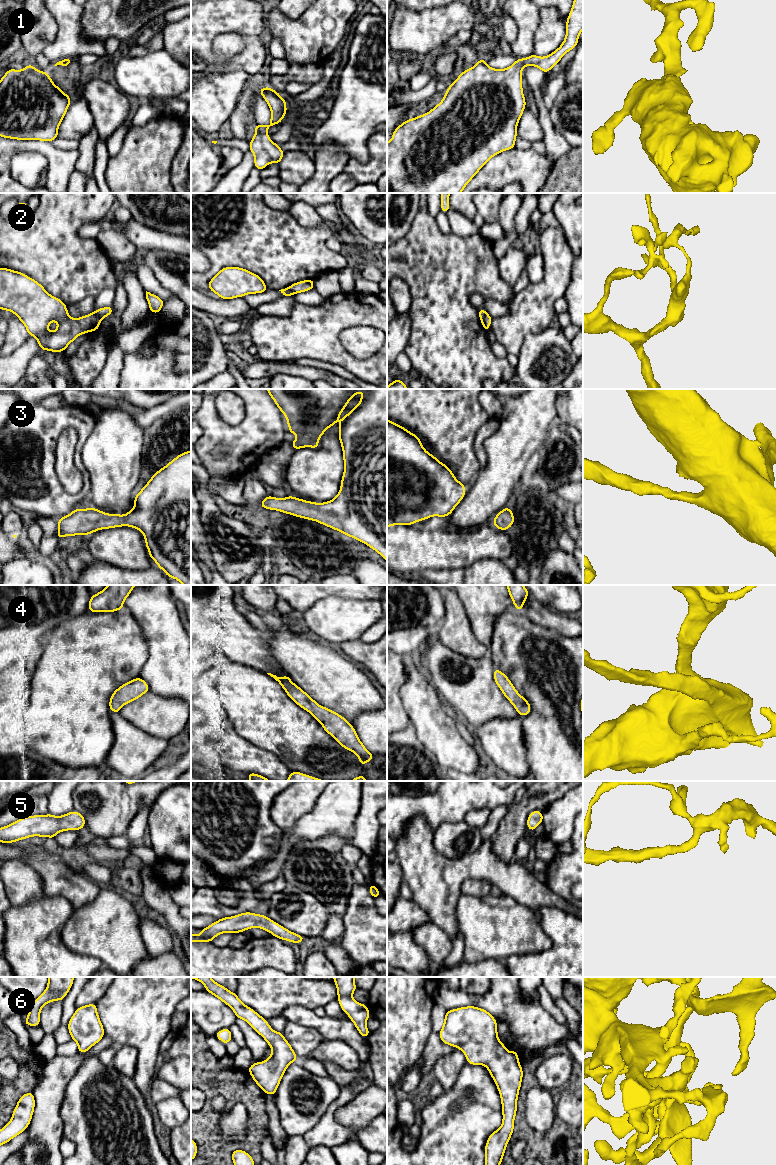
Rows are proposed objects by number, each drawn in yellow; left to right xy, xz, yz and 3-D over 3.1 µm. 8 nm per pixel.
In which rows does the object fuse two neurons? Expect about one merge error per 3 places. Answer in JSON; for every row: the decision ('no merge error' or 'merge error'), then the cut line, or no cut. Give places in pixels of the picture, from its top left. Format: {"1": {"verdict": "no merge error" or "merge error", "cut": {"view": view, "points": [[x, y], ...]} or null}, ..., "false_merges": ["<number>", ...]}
{"1": {"verdict": "no merge error", "cut": null}, "2": {"verdict": "merge error", "cut": {"view": "xy", "points": [[93, 313], [100, 321]]}}, "3": {"verdict": "no merge error", "cut": null}, "4": {"verdict": "no merge error", "cut": null}, "5": {"verdict": "no merge error", "cut": null}, "6": {"verdict": "no merge error", "cut": null}, "false_merges": ["2"]}

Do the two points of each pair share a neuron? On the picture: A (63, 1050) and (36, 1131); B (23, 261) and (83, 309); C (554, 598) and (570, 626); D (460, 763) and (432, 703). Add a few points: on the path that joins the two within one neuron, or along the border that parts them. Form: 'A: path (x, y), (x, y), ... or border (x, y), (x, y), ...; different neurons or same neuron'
A: border (78, 1052), (73, 1055), (56, 1055); different neurons
B: border (94, 296), (88, 296), (77, 302), (66, 304); different neurons
C: border (541, 604), (567, 614); different neurons
D: path (450, 748), (433, 727), (432, 718); same neuron

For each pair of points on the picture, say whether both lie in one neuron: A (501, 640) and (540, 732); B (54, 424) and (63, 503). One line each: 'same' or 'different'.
A: same
B: same

